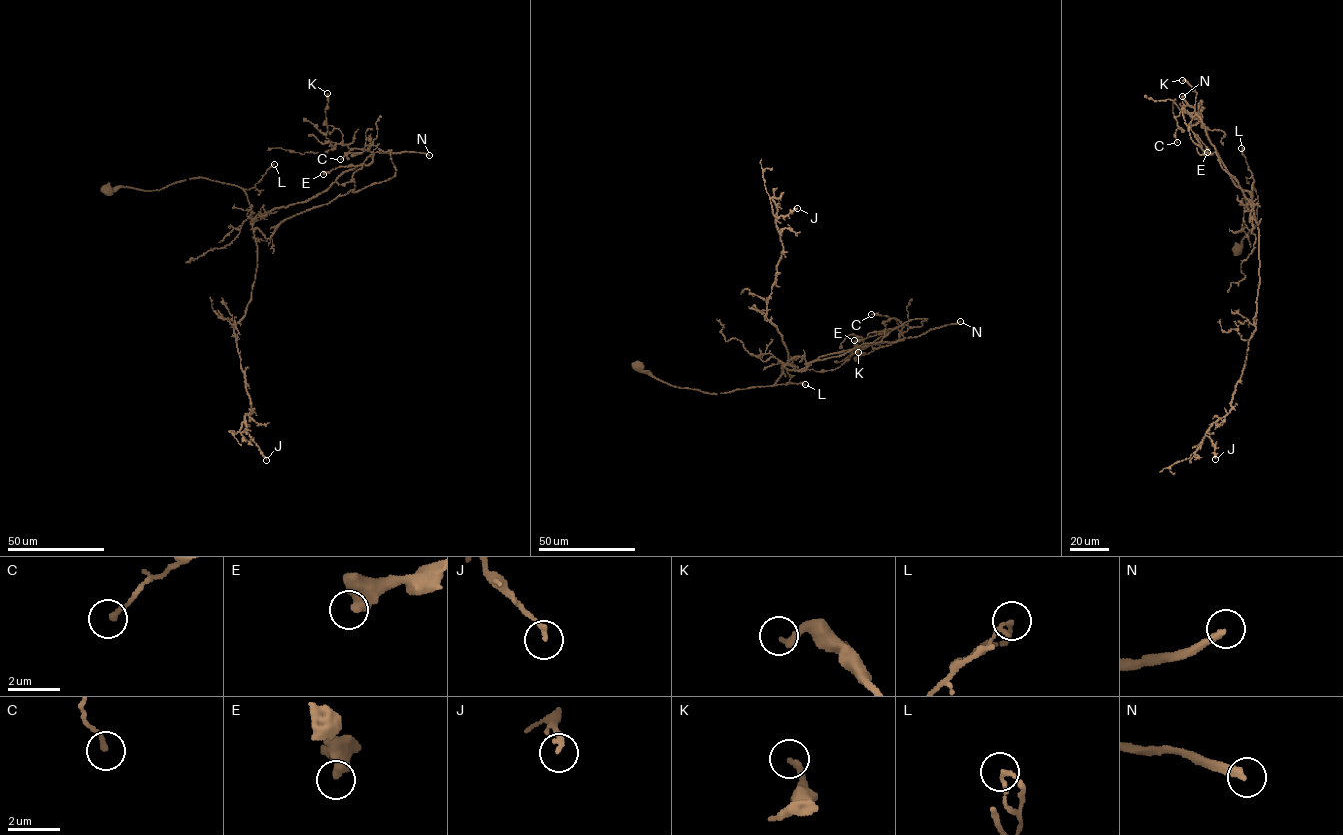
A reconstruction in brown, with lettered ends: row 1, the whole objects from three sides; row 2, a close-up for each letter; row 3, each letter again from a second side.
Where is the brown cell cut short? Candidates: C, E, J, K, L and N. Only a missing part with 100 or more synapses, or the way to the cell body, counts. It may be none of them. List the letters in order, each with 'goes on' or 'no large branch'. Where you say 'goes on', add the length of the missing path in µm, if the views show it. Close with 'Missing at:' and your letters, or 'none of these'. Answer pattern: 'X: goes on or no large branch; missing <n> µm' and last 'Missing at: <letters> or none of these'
C: no large branch
E: no large branch
J: no large branch
K: no large branch
L: no large branch
N: goes on; missing 180 µm
Missing at: N

